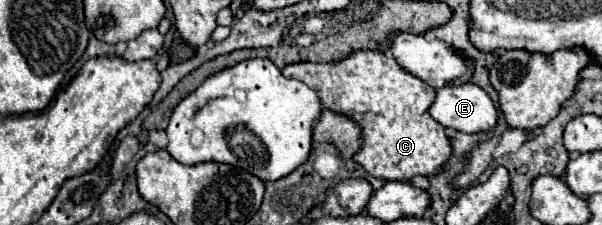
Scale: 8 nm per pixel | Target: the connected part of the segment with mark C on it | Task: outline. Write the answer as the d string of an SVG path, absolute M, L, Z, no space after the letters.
M360 50L360 52L352 52L350 56L346 56L342 60L326 62L326 64L312 64L312 62L288 64L282 70L282 74L286 78L302 80L304 84L308 84L320 96L322 110L332 110L336 114L342 114L342 116L358 122L358 126L362 128L362 146L352 156L352 160L376 178L406 182L412 176L438 174L442 164L448 160L448 156L452 152L450 140L448 140L444 128L436 120L432 120L428 114L428 108L434 100L434 88L430 88L416 76L404 72L390 54L376 52L376 50Z

